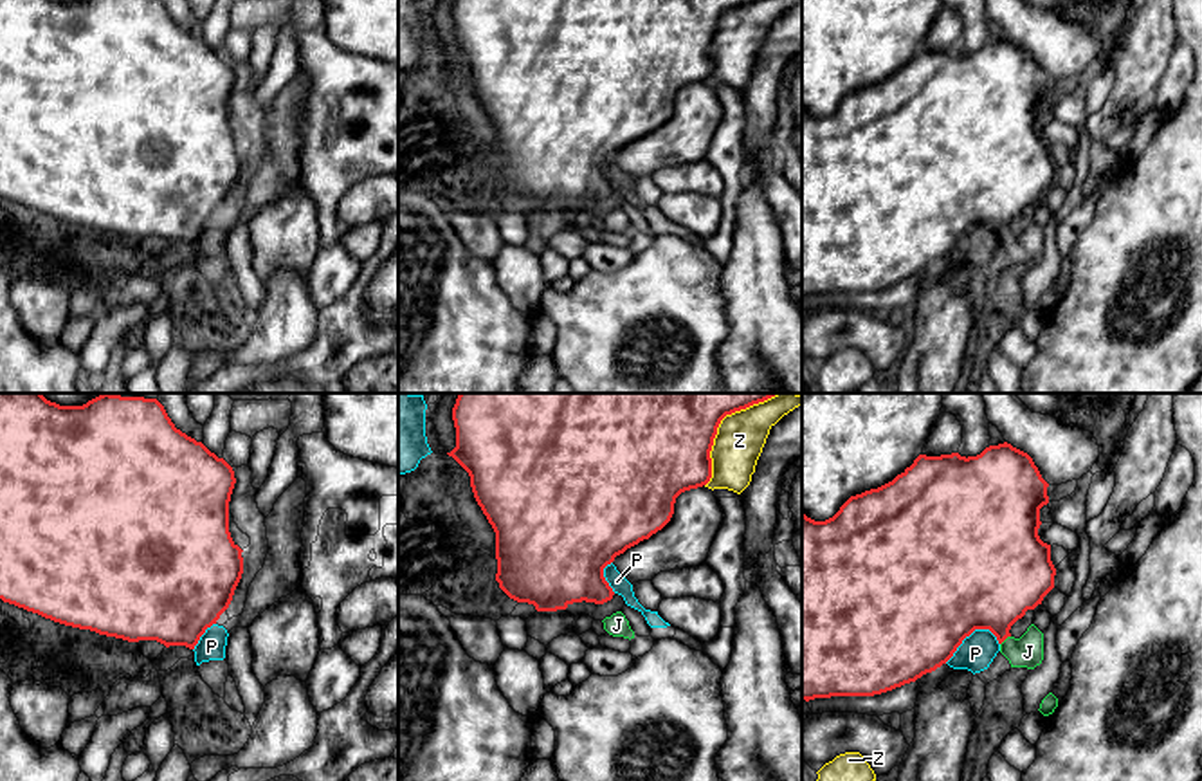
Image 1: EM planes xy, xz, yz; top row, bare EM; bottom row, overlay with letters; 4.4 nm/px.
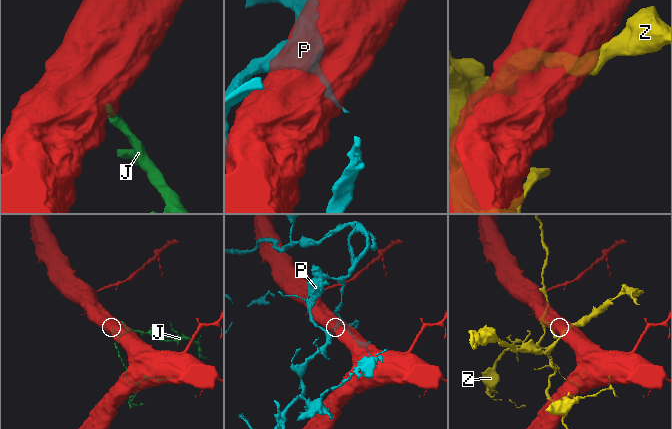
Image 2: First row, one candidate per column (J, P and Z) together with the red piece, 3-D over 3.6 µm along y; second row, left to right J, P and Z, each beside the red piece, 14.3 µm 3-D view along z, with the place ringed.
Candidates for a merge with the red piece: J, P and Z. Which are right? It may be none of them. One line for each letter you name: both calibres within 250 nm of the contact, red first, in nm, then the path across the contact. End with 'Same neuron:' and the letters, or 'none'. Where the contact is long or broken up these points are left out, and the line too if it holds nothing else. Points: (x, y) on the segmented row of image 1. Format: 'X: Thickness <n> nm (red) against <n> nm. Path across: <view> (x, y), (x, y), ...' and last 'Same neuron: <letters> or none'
J: Thickness 400 nm (red) against 140 nm. Path across: yz (990, 585), (1004, 639), (1015, 650), (1028, 652)
Same neuron: J

